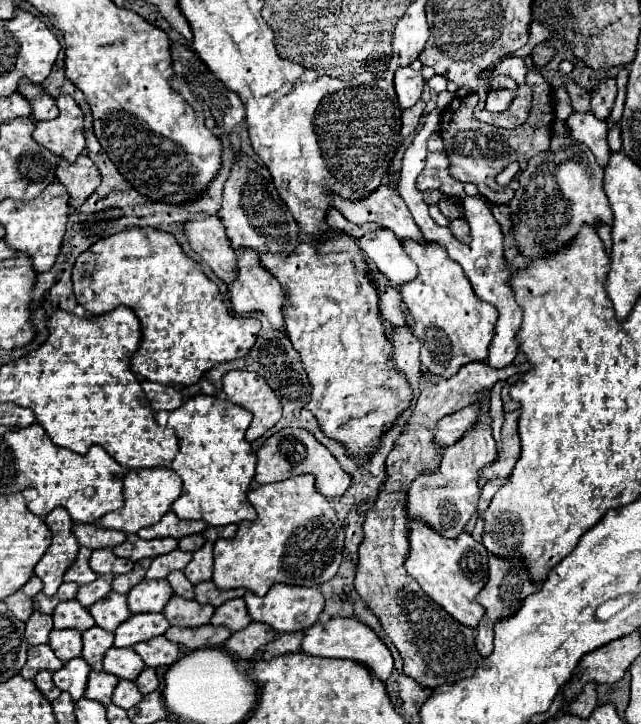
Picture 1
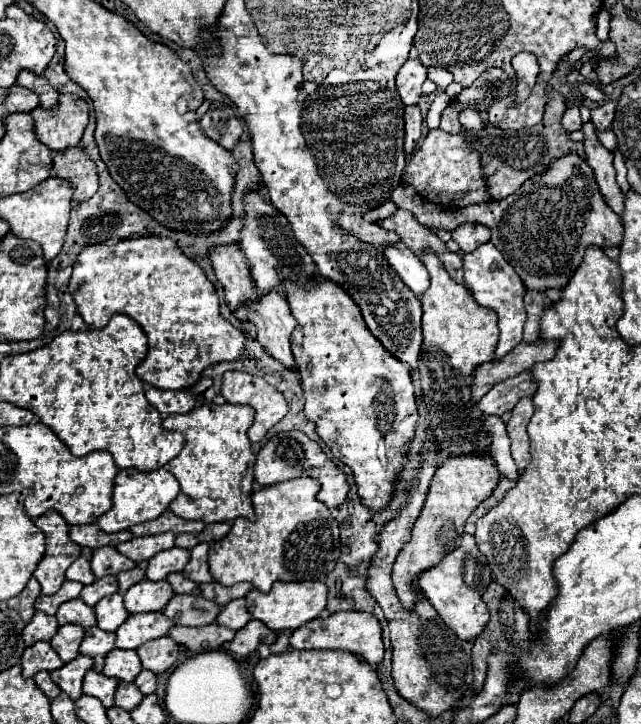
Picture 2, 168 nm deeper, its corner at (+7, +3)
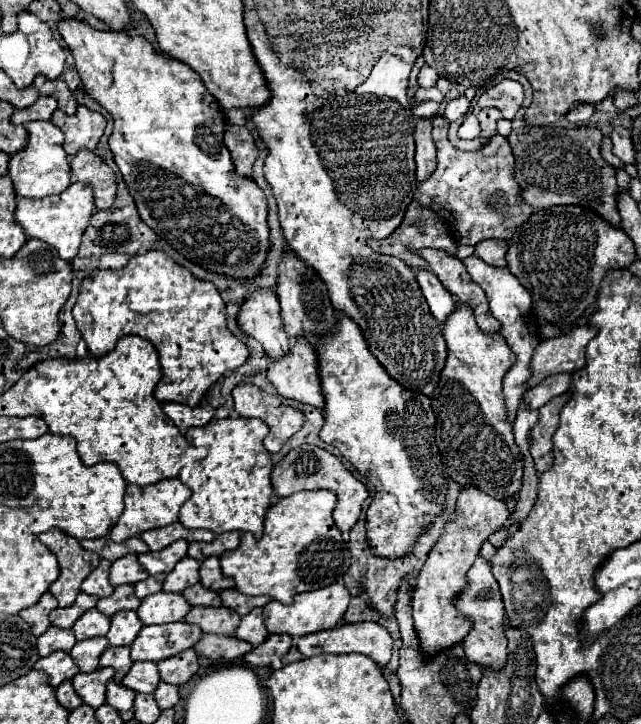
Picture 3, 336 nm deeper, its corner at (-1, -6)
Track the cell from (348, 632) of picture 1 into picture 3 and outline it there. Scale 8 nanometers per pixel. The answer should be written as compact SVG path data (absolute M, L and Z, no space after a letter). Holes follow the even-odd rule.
M360 622L360 624L344 624L326 632L316 632L316 634L308 634L302 636L298 640L298 650L302 652L302 656L312 658L318 654L344 654L344 652L360 652L366 654L368 658L372 658L380 668L384 668L392 656L392 636L388 634L388 630L380 624L374 622Z

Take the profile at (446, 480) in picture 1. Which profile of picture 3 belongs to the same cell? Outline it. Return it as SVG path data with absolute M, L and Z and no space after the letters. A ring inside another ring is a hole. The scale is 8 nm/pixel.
M476 486L460 488L456 510L444 524L444 532L440 534L436 546L430 550L424 570L418 574L418 582L412 592L412 608L414 608L414 628L420 638L420 646L424 654L434 654L436 650L454 646L462 642L462 638L470 630L470 620L464 618L454 606L452 598L460 588L466 586L466 572L474 564L474 558L480 552L482 542L500 526L504 526L510 518L506 504L490 494L478 490Z

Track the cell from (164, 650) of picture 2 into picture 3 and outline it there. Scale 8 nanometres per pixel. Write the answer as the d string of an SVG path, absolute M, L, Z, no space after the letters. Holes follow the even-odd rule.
M184 650L184 654L176 654L176 658L164 658L164 662L156 664L160 670L160 680L180 686L186 684L198 670L198 656L194 650Z

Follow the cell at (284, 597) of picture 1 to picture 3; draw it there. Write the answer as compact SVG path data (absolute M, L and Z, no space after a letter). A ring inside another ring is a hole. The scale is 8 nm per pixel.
M332 584L314 592L304 592L304 594L296 594L292 604L280 604L276 600L268 602L268 606L264 606L264 620L266 620L266 628L272 634L288 634L292 638L302 638L320 630L328 630L334 628L338 624L338 620L344 616L346 608L350 602L350 592L342 586L342 584Z

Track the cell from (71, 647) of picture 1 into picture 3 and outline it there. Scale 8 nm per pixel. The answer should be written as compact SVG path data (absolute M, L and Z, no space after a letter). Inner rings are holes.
M104 636L92 638L92 640L80 640L72 648L70 656L80 668L80 672L92 672L98 668L98 658L106 650L106 646L108 646L108 640Z

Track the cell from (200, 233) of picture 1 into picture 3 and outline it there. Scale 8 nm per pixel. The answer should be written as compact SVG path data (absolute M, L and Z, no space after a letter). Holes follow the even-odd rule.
M256 290L240 304L238 326L244 334L262 342L266 354L272 358L286 354L290 348L290 340L280 320L278 298L272 290Z

